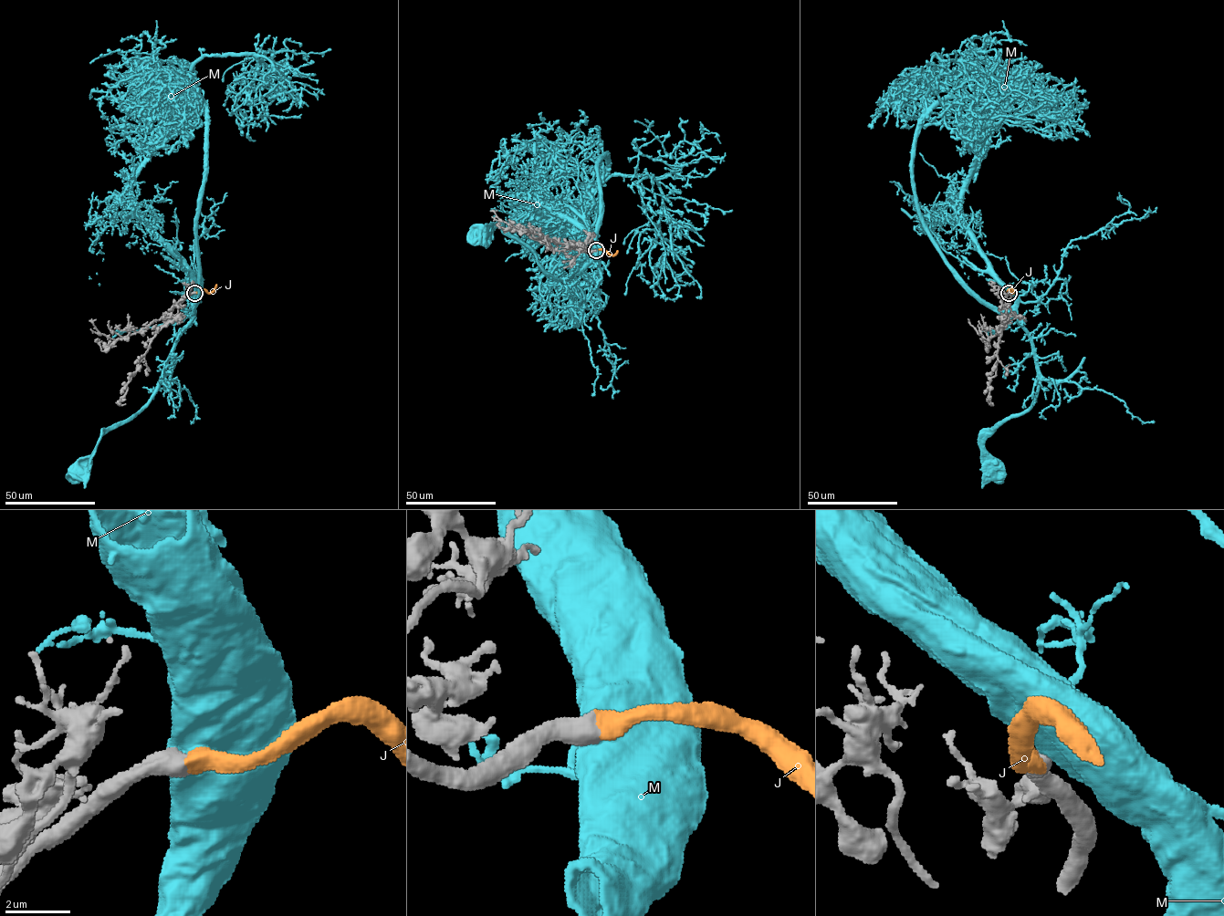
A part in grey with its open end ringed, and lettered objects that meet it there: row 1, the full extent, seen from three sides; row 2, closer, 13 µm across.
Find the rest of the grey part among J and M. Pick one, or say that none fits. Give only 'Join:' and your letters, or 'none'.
Join: J

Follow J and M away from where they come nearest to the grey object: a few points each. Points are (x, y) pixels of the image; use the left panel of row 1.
J: (195, 292), (211, 292), (216, 284)
M: (194, 292), (193, 317), (181, 334), (153, 397), (125, 421), (108, 430), (90, 457), (90, 464), (78, 472)

